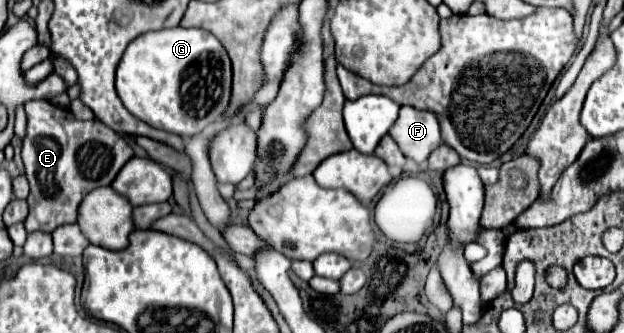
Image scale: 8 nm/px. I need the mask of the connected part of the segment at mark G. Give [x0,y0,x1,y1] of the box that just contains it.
[116,29,232,137]

